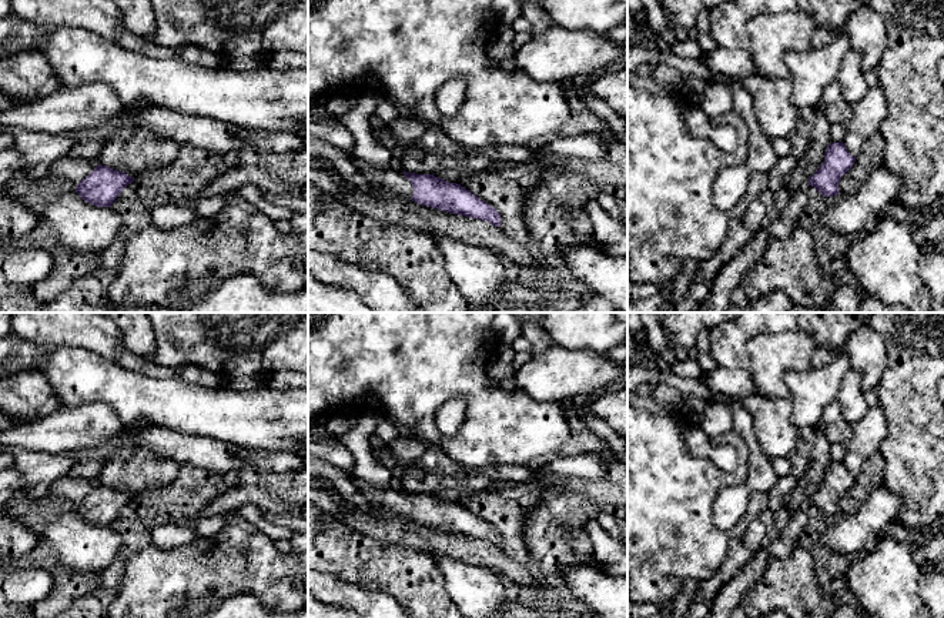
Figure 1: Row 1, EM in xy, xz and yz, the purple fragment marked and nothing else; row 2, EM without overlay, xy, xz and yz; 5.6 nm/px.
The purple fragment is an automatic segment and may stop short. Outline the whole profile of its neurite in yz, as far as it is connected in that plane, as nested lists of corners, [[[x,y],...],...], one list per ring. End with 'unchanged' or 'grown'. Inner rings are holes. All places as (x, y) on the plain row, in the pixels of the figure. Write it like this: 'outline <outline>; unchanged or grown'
outline [[[843,461],[830,462],[824,481],[820,488],[809,497],[809,504],[814,507],[824,517],[840,514],[838,502],[841,497],[853,487],[856,477],[853,477]]]; unchanged

